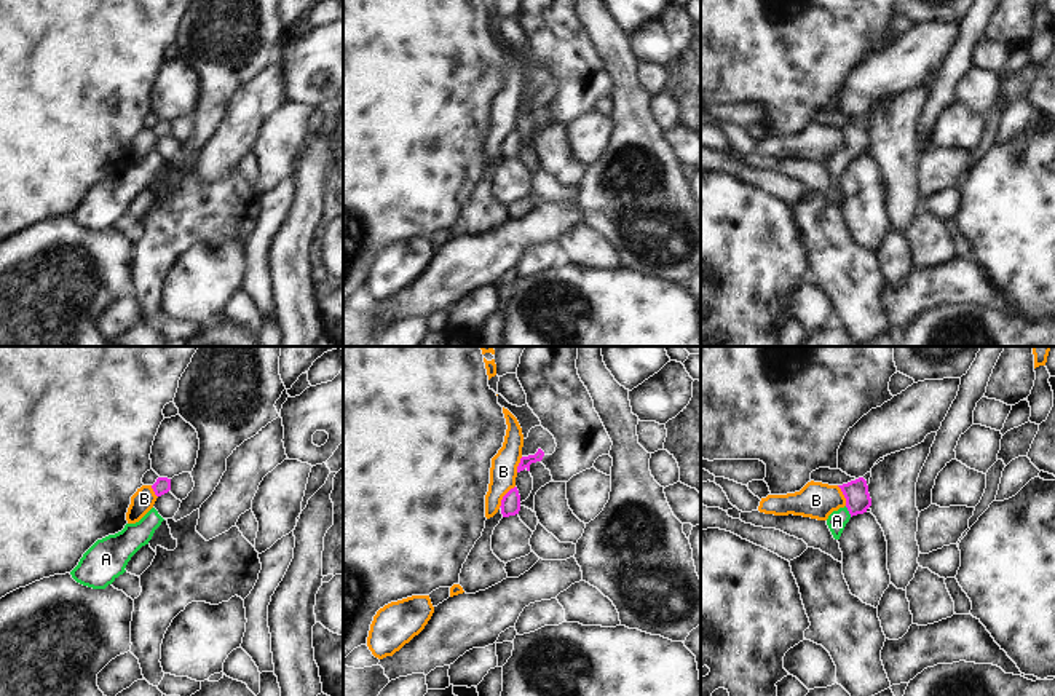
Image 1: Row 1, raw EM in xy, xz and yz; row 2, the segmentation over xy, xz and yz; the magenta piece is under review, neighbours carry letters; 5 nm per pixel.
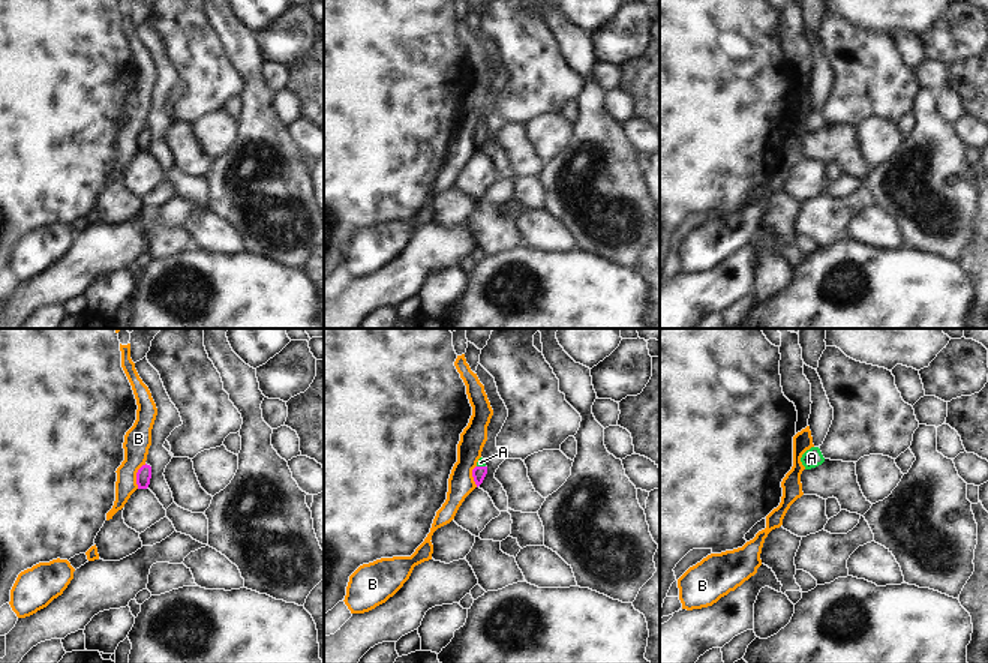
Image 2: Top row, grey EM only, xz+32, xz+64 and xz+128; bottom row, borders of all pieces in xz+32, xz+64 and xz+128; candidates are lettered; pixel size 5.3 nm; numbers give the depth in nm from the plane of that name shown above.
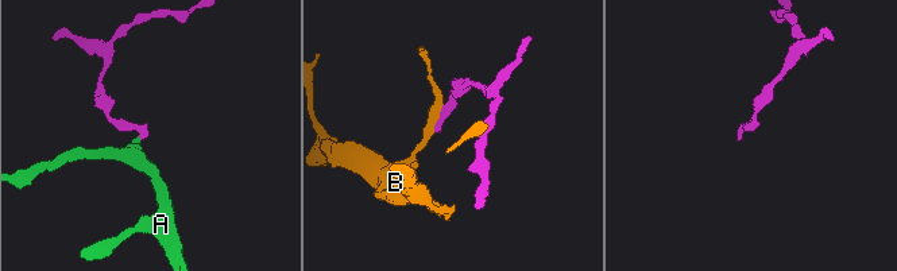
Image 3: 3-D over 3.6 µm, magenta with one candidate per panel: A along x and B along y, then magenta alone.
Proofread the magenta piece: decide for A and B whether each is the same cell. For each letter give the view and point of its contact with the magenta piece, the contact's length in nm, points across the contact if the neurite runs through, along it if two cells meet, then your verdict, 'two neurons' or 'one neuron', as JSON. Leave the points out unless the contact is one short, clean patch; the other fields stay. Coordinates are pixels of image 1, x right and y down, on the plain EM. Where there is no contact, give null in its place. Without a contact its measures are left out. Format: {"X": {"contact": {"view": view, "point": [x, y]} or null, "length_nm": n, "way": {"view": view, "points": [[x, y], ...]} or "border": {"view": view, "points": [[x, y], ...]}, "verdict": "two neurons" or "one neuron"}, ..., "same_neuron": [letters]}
{"A": {"contact": {"view": "yz", "point": [848, 152]}, "length_nm": 70, "way": {"view": "yz", "points": [[856, 134], [856, 144], [848, 152], [837, 163]]}, "verdict": "one neuron"}, "B": {"contact": {"view": "xz", "point": [503, 139]}, "length_nm": 140, "border": {"view": "xz", "points": [[514, 128], [498, 149]]}, "verdict": "two neurons"}, "same_neuron": ["A"]}

